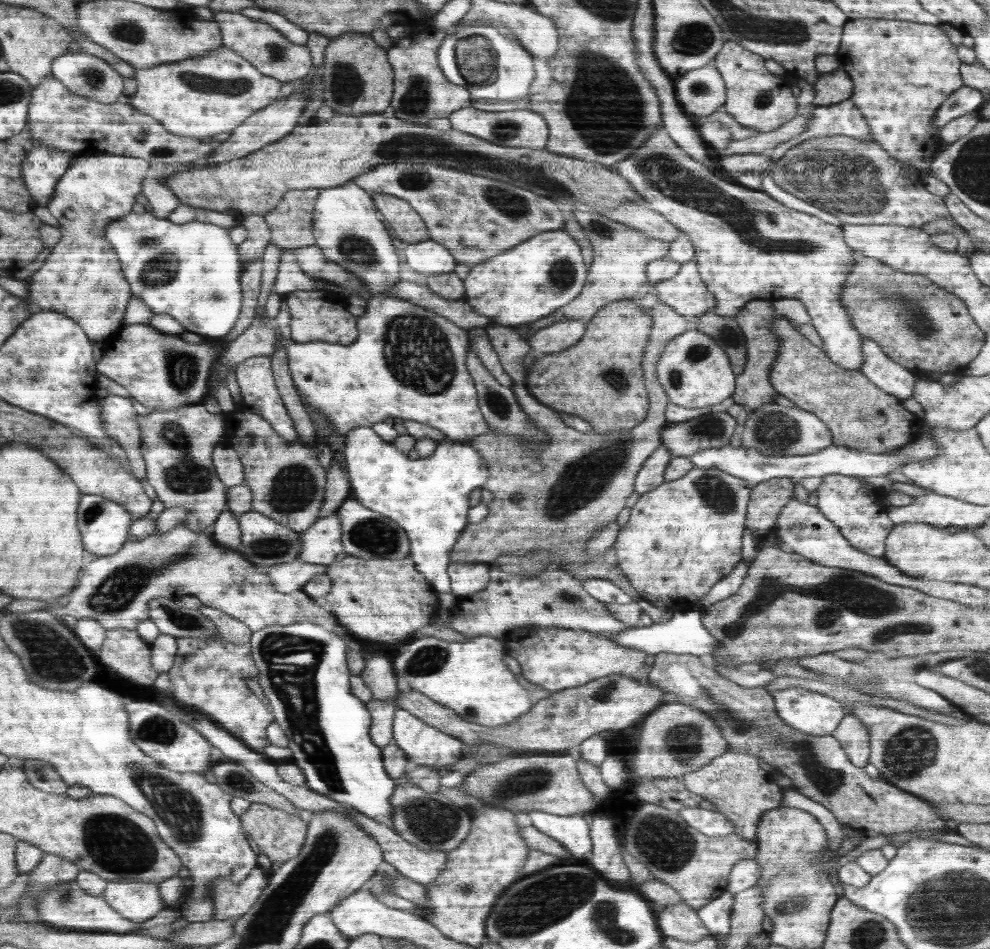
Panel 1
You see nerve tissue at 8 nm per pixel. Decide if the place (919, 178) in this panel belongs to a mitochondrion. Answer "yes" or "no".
no

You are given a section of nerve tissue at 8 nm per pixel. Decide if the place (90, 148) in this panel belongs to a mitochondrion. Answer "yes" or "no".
no

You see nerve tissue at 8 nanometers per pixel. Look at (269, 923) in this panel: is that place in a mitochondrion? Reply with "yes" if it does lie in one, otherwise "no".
yes

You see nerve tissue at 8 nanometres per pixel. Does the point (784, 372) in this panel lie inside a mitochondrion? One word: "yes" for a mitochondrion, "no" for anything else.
no

